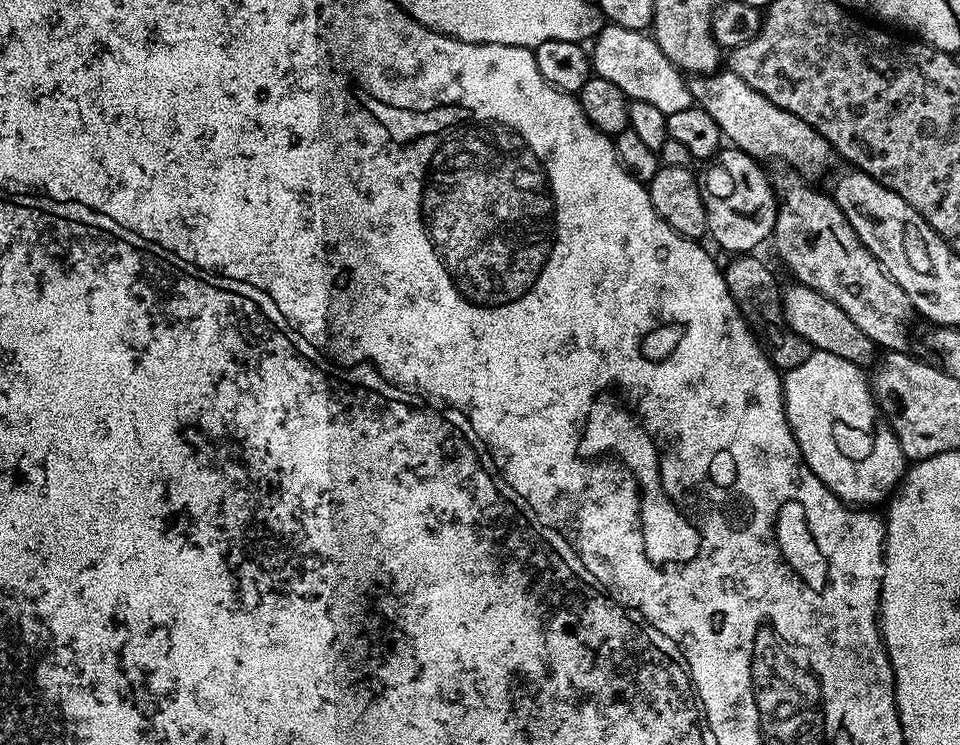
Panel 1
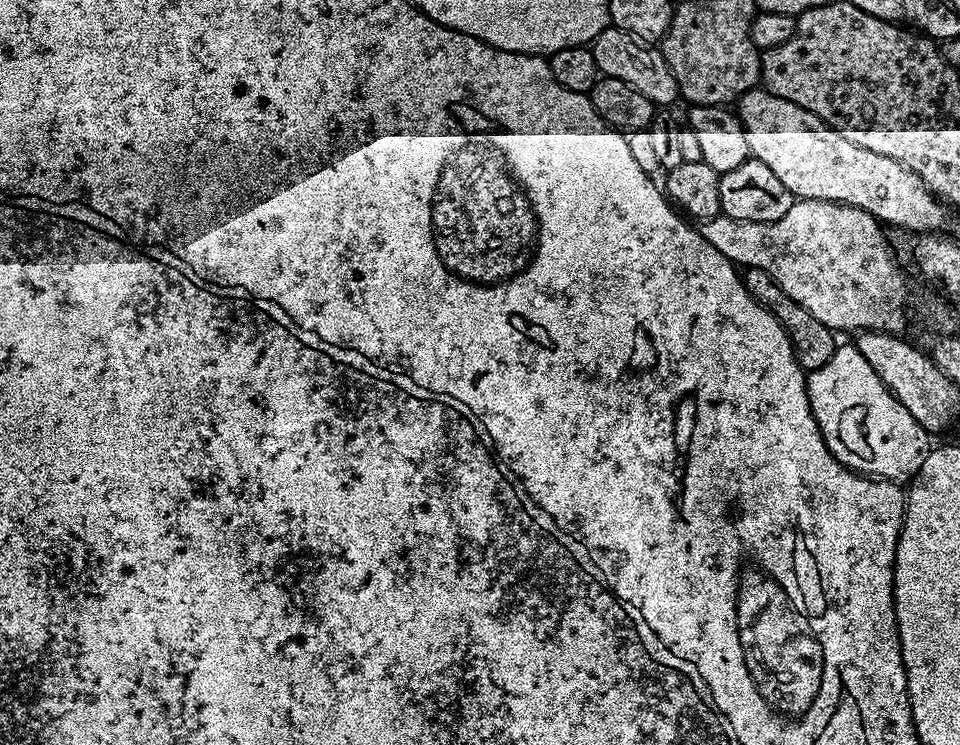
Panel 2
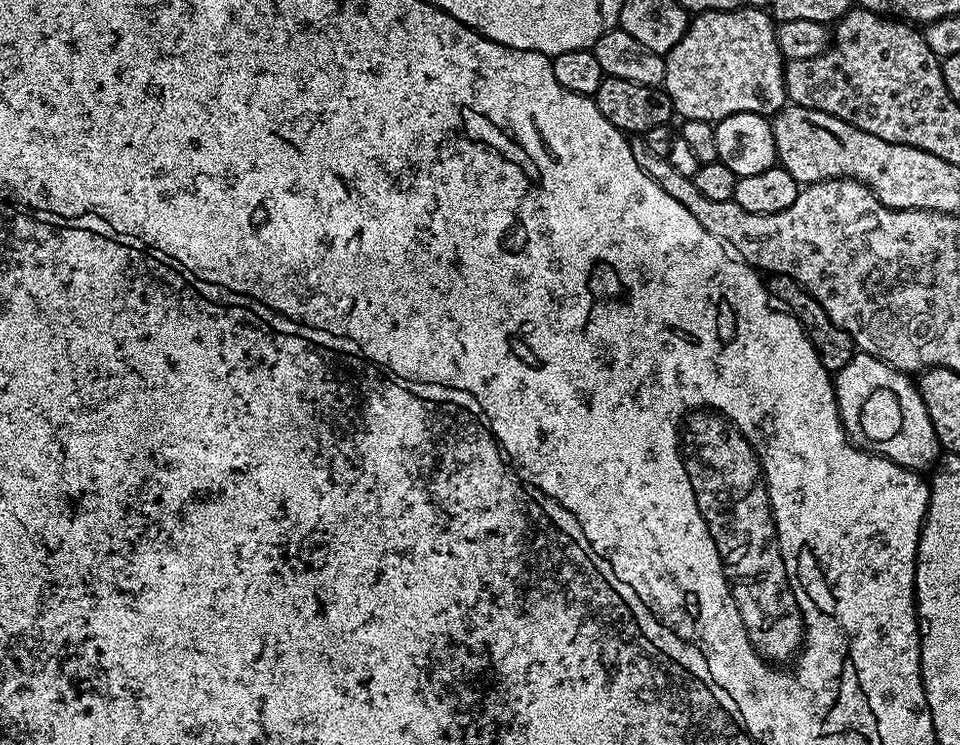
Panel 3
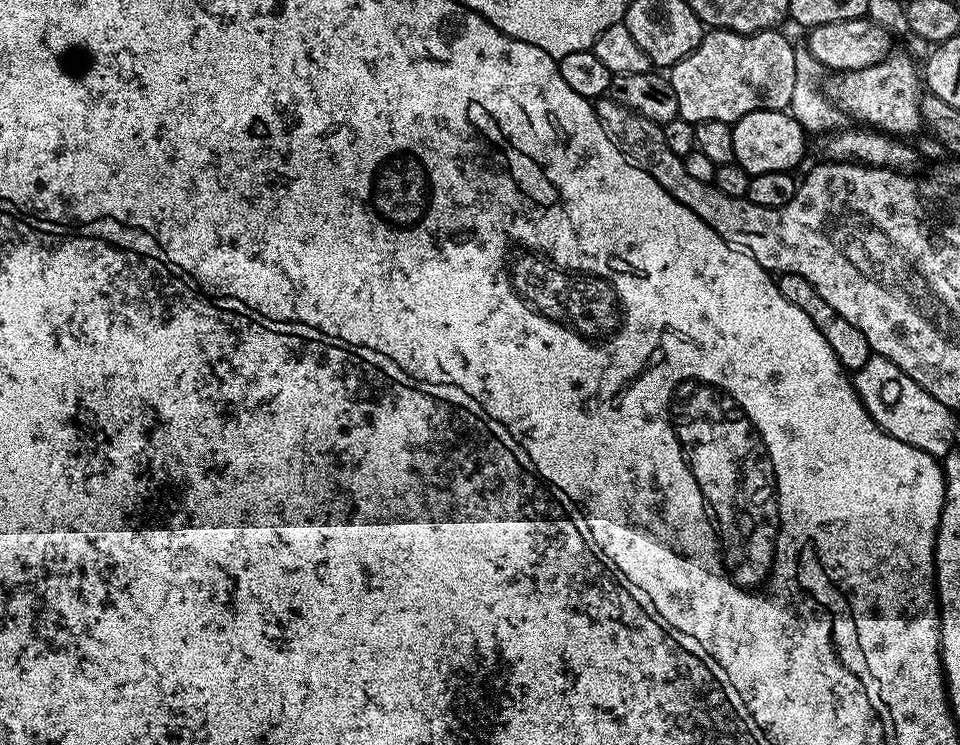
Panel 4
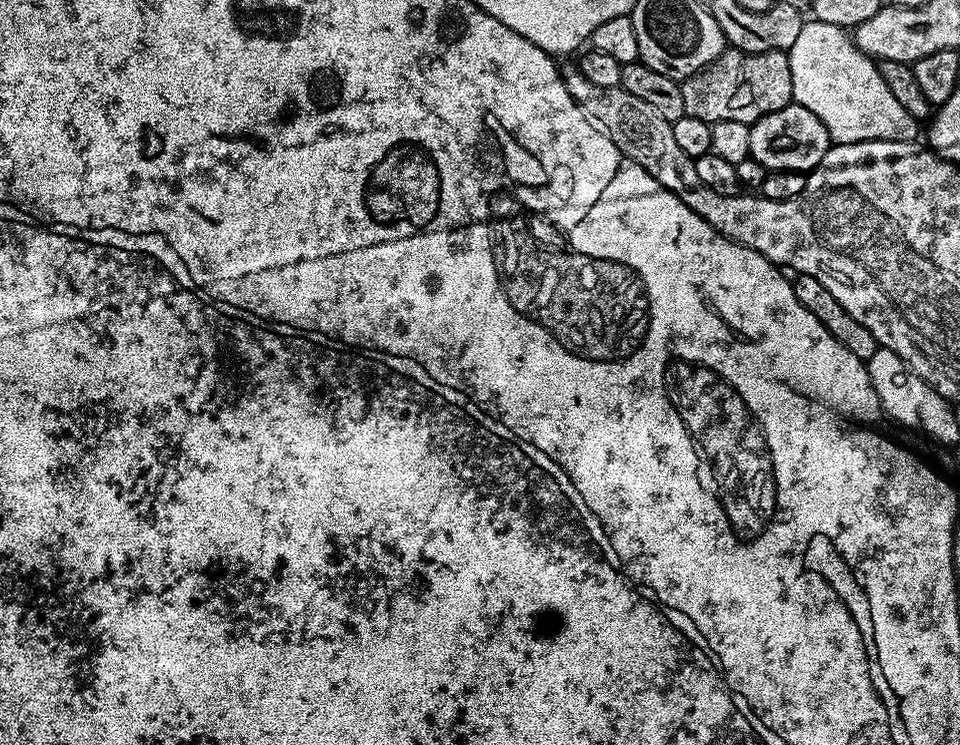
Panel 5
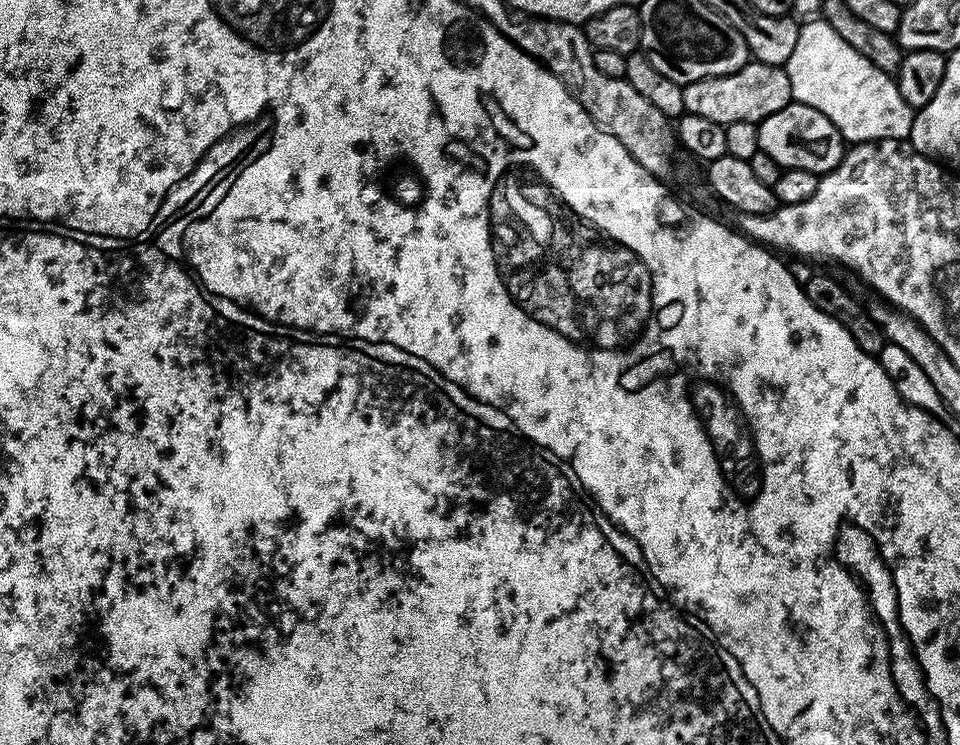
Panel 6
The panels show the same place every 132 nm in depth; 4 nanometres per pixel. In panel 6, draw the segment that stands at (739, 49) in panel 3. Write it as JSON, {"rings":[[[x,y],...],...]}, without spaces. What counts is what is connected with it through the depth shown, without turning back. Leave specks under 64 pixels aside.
{"rings":[[[759,62],[743,64],[734,74],[690,82],[683,85],[683,90],[682,102],[685,112],[710,118],[710,122],[723,125],[734,122],[759,125],[760,121],[770,118],[770,114],[778,114],[778,110],[782,110],[794,100],[786,68],[778,64]]]}

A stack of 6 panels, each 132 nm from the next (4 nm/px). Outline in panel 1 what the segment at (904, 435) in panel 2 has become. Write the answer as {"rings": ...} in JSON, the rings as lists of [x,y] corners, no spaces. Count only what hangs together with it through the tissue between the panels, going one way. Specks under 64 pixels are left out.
{"rings":[[[813,350],[802,366],[794,366],[794,370],[783,373],[782,379],[784,413],[810,471],[849,506],[876,506],[872,504],[887,501],[906,475],[906,461],[894,430],[880,414],[865,369],[854,362],[846,362],[846,358],[838,358],[838,354]]]}

